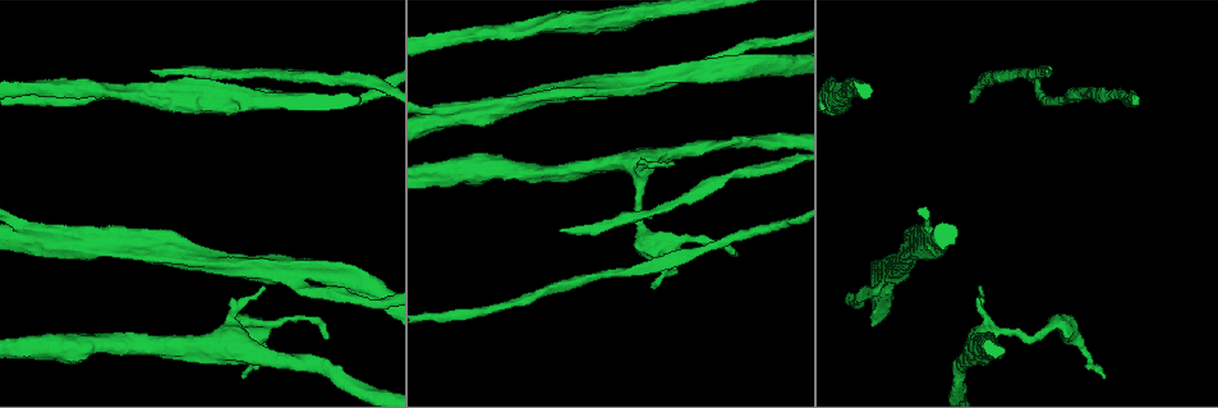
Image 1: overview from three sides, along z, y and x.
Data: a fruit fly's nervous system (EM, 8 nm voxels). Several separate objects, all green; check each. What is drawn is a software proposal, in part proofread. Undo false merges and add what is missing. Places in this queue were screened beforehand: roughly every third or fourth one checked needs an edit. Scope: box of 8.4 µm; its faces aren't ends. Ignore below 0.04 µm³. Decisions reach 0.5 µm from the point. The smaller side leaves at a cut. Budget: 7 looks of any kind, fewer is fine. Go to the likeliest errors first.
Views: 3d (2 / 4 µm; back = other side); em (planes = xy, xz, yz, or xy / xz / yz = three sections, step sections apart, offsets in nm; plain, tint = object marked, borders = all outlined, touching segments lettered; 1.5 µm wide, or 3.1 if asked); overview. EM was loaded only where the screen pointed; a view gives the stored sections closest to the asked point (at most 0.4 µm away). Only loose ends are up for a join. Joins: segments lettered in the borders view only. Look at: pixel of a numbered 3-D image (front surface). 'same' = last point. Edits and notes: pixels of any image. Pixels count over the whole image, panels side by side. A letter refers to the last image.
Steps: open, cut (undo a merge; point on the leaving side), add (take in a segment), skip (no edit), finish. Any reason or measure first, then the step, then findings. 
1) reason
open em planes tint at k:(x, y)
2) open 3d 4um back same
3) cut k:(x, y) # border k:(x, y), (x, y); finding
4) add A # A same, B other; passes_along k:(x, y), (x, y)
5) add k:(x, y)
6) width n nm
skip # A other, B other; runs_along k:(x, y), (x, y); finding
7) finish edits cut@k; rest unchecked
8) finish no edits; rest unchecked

branch stops here
open em planes borders at 1:(154, 72)

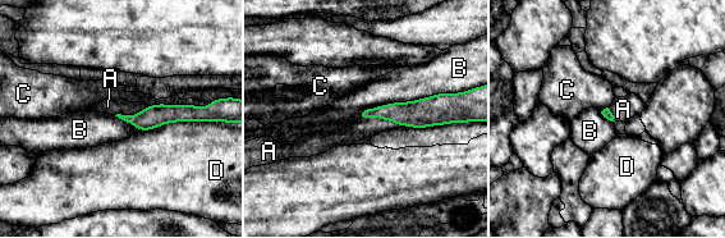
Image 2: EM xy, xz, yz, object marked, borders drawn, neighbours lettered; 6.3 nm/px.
add A # A same, B other, C other, D other; passes_along 2:(421, 113), (382, 118), (365, 128); it goes on there

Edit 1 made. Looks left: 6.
thin end
open em xz step 8 tint at 1:(1102, 377)

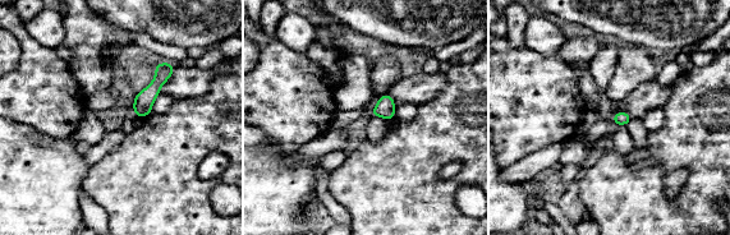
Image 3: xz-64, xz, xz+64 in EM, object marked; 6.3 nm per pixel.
open em planes borders same

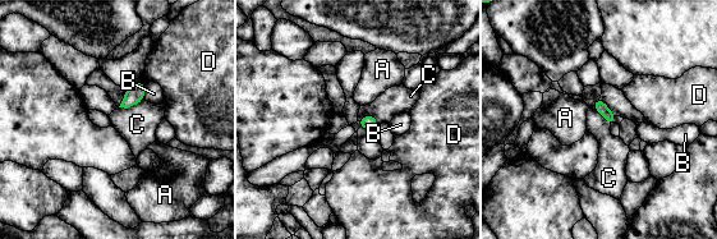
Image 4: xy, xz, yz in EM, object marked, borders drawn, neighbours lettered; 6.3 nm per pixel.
skip # A other, B other, C other, D other; border 4:(143, 99), (127, 107), (119, 107); no lettered segment goes on from it

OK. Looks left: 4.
thin neck
open em xz step 4 tint at 1:(637, 204)

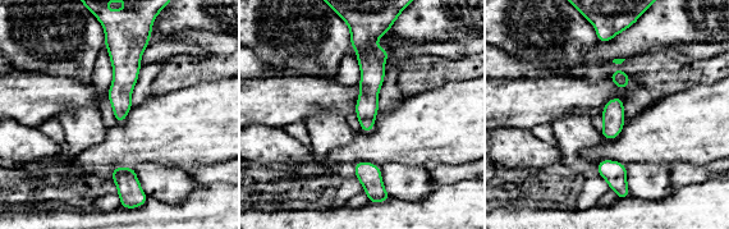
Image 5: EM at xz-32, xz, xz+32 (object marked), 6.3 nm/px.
open em planes borders same

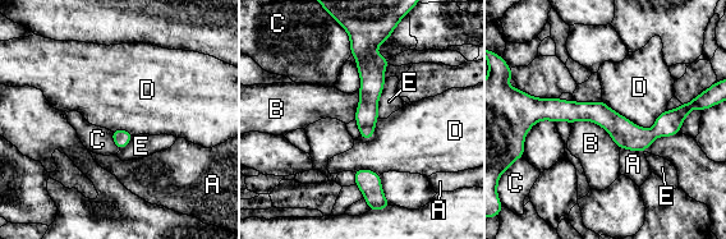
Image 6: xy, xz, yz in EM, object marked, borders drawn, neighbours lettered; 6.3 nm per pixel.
skip # A other, B other, C other, D other, E other; border 6:(571, 123), (601, 125), (620, 148); all the same cell

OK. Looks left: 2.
finish edits add@2; rest unchecked

